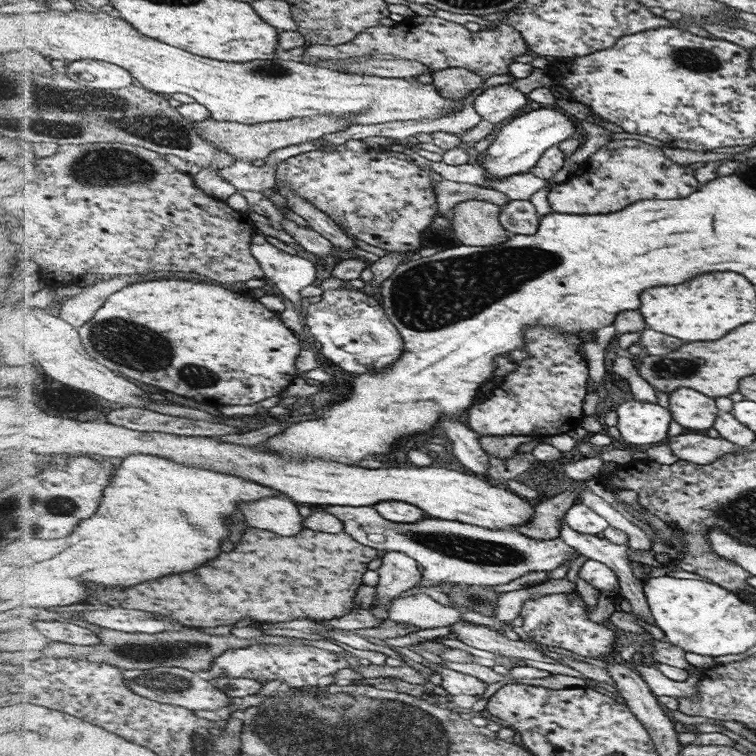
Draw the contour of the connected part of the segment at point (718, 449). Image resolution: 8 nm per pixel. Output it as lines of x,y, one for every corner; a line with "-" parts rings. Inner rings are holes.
689,431
668,438
667,445
672,449
674,456
678,456
680,460
701,465
710,464
726,453
736,453
748,449
722,437
712,438

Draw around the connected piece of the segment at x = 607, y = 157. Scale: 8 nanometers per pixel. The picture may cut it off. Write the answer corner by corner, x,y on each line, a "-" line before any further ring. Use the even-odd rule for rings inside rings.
636,139
612,140
602,145
588,157
579,170
566,181
549,190
549,204
552,213
560,214
606,214
620,211
636,201
646,199
670,200
686,198
700,188
694,177
695,171
689,165
680,165
668,158
663,148
644,143

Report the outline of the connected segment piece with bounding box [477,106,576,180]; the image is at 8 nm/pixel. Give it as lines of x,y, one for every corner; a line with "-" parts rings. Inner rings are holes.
541,106
517,116
498,132
496,138
485,151
486,155
477,164
488,172
490,180
504,180
514,174
524,174
534,169
539,158
562,141
571,138
576,129
576,120
558,107

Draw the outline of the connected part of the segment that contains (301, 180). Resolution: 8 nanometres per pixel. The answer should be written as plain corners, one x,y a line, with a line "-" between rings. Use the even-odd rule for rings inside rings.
330,148
292,156
280,162
276,186
304,196
343,229
368,245
388,252
407,253
421,249
420,234
434,218
436,193
430,173
412,161
394,157
385,149
337,152

